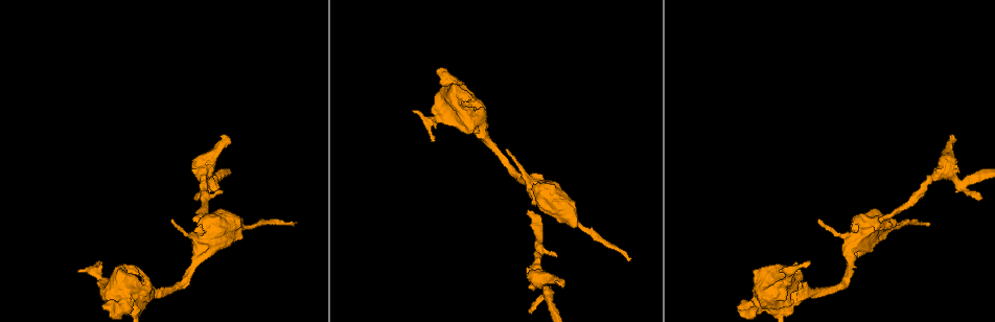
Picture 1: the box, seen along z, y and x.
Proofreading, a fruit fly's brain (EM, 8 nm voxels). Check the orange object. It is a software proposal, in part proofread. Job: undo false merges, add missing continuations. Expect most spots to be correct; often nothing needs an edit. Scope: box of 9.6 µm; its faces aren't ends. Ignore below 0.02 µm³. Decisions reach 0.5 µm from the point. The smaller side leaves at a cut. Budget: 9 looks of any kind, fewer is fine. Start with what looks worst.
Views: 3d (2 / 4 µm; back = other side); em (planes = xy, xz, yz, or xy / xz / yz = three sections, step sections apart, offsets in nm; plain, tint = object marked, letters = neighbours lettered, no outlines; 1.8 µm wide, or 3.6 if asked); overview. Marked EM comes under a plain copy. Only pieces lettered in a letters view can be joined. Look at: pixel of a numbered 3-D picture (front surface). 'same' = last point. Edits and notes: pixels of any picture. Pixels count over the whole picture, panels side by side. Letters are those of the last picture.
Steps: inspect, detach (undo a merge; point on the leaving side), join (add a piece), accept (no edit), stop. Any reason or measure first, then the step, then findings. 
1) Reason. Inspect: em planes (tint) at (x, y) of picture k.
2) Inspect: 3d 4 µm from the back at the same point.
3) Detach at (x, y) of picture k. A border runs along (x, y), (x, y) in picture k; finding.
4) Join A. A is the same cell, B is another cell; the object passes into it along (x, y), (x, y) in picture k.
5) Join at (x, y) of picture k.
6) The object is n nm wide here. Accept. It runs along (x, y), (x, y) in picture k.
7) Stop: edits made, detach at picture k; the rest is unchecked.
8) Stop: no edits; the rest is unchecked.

Branch stops here. Inspect: em xy step 8 (letters) at (194, 218) of picture 1.

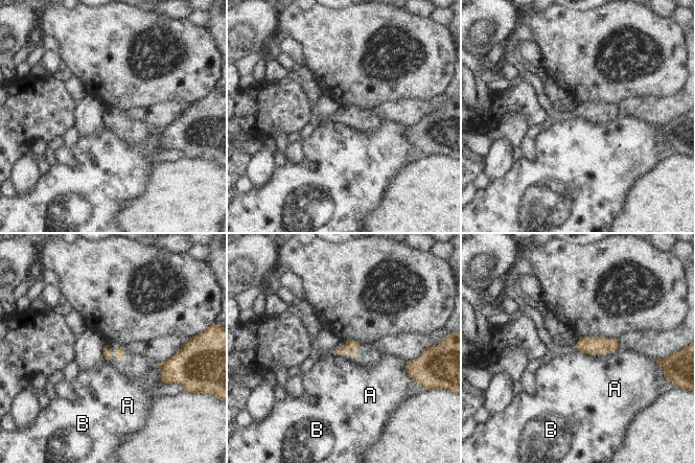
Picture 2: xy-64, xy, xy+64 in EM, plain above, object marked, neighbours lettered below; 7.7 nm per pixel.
Accept. A and B are other cells; none of them fits.

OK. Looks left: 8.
Free end. Inspect: em planes (tint) at (954, 135) of picture 1.

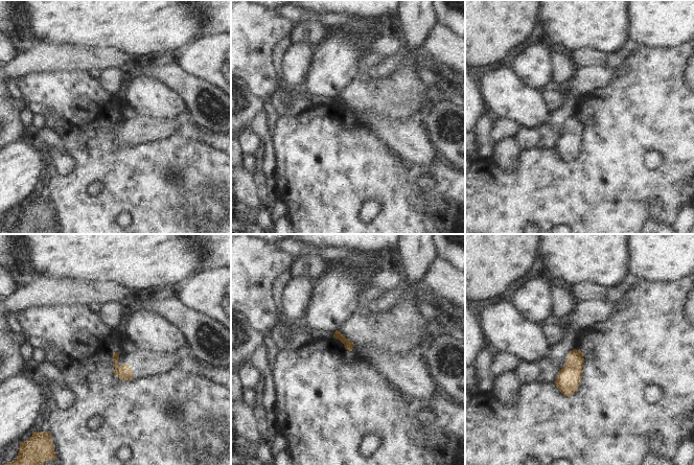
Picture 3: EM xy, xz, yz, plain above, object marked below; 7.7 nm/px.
See the neighbours. Inspect: em planes (letters) at the same point.

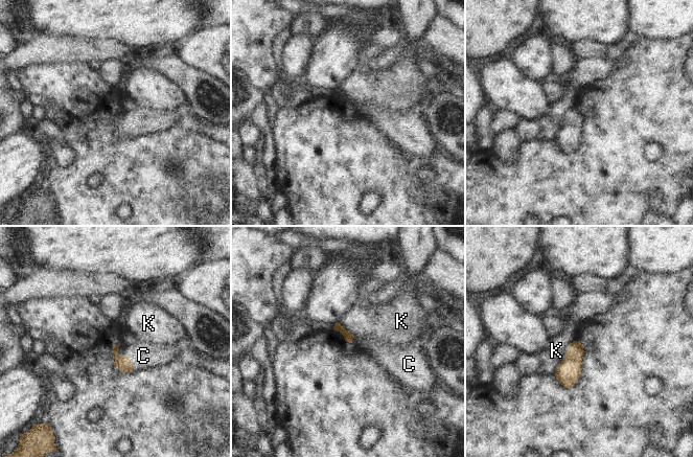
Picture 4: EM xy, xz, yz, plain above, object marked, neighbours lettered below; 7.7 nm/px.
The longest contact is with C, 240 nm. Join C. C is the same cell, K is another cell; it goes on there.

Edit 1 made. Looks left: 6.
Inspect: overview.

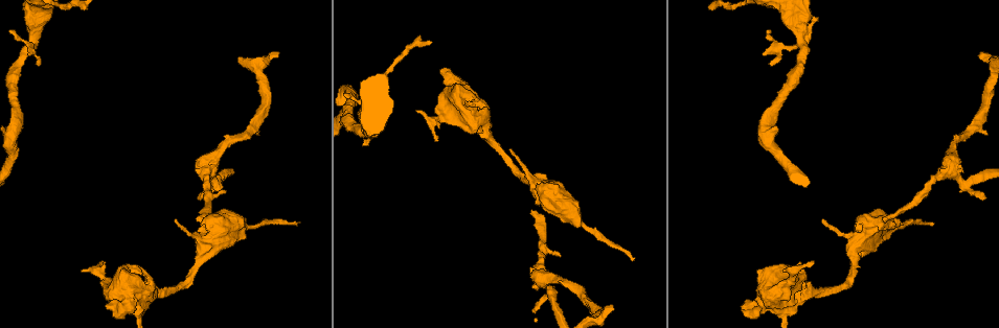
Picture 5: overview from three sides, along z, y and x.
Branch stops here. Inspect: em xz step 16 (tint) at (614, 308) of picture 5.

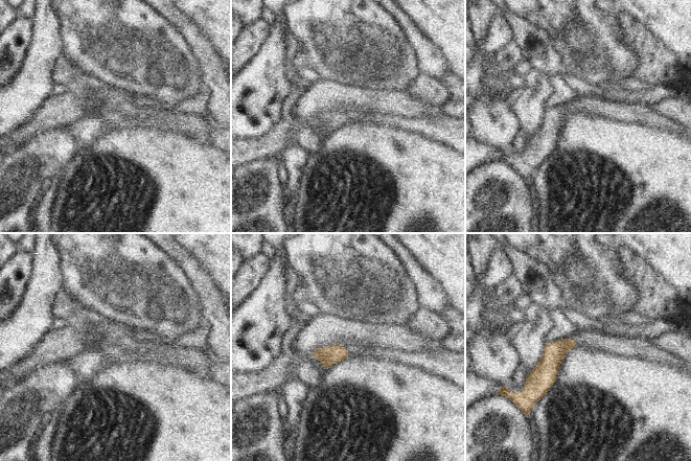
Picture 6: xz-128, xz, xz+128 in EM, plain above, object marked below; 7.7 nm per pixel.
Inspect: em planes (letters) at the same point.

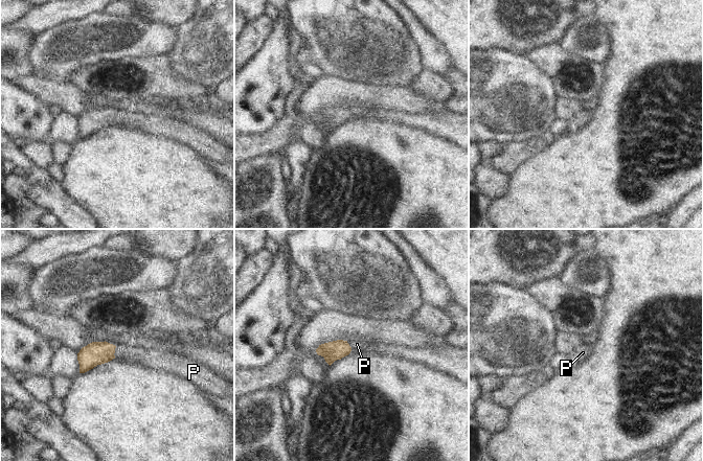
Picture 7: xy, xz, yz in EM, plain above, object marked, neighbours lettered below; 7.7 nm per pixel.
Join P. P is the same cell; the object passes into it along (94, 353), (114, 352), (140, 356) in picture 7; the cell continues.

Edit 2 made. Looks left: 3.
Redraw. Inspect: overview.

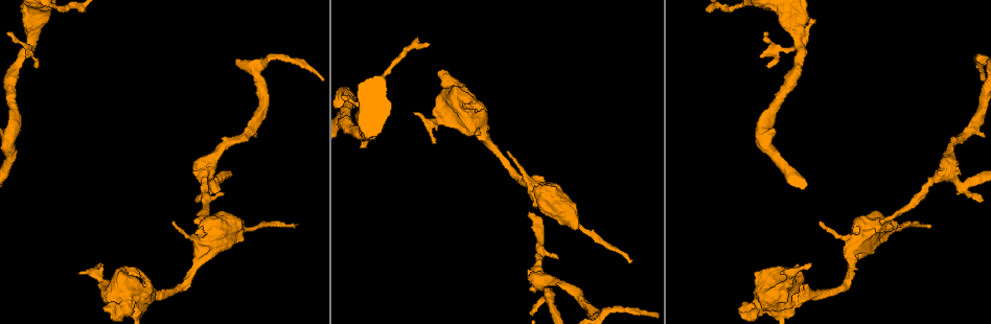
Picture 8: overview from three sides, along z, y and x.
End of a long branch. Inspect: em planes (letters) at (630, 259) of picture 8.

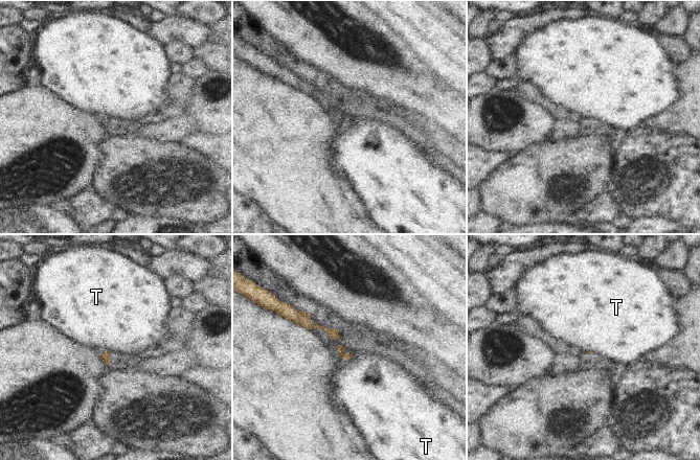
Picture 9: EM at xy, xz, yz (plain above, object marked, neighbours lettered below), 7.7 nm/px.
Accept. T is another cell; no lettered piece goes on from it.

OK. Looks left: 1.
Stop: edits made, join at picture 4, join at picture 7; the rest is unchecked.

